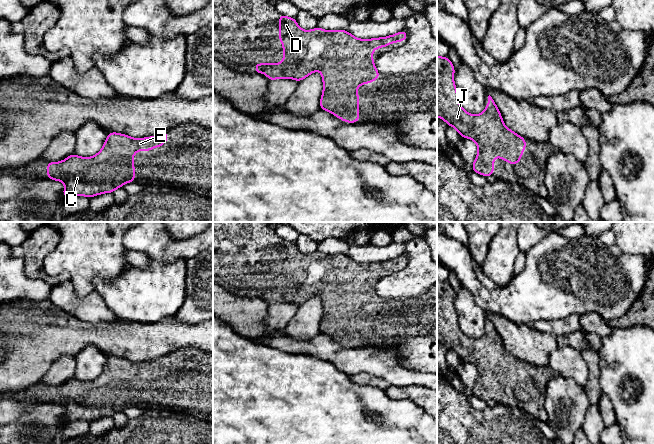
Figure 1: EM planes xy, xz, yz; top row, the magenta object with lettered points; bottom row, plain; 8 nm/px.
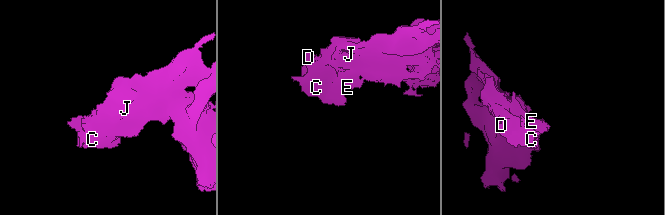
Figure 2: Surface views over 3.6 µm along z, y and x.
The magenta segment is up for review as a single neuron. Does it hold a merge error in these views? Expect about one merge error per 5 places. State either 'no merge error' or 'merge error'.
no merge error

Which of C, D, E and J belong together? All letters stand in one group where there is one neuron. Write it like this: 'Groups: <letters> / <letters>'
Groups: C D E J

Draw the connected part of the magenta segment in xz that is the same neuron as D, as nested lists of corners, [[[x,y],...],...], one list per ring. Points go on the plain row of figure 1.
[[[279,237],[279,266],[283,268],[283,286],[282,287],[256,287],[255,297],[265,297],[269,305],[275,303],[294,303],[301,306],[304,302],[311,299],[314,295],[320,295],[323,305],[323,316],[321,319],[319,331],[322,334],[334,338],[338,343],[346,347],[357,347],[359,343],[359,318],[357,312],[361,308],[371,308],[373,304],[378,304],[380,297],[373,286],[373,274],[381,271],[388,271],[390,267],[405,265],[408,258],[405,254],[387,261],[359,263],[354,261],[346,254],[338,253],[328,255],[322,252],[303,254],[298,248],[296,242],[290,242]]]

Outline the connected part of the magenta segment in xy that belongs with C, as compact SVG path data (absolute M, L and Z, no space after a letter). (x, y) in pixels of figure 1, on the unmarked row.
M168 355L146 362L109 356L102 373L92 381L71 378L60 386L47 386L47 403L65 408L64 421L92 422L113 417L124 408L135 406L133 382L137 375L151 375L168 365Z

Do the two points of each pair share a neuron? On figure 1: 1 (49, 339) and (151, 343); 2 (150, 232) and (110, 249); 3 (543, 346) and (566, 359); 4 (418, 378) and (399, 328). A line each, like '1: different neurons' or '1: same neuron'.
1: same neuron
2: different neurons
3: different neurons
4: different neurons

